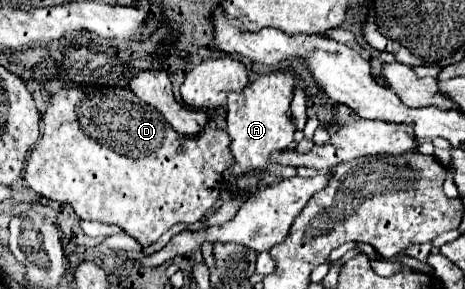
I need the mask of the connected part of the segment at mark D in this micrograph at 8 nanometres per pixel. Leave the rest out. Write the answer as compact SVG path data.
M128 83L104 89L62 87L50 97L50 105L44 113L44 133L30 149L24 181L38 195L68 203L80 219L118 225L142 247L148 247L172 225L200 221L218 201L220 191L228 185L224 171L234 165L228 145L228 131L218 127L212 119L196 137L178 135L154 107L142 103L130 91Z

